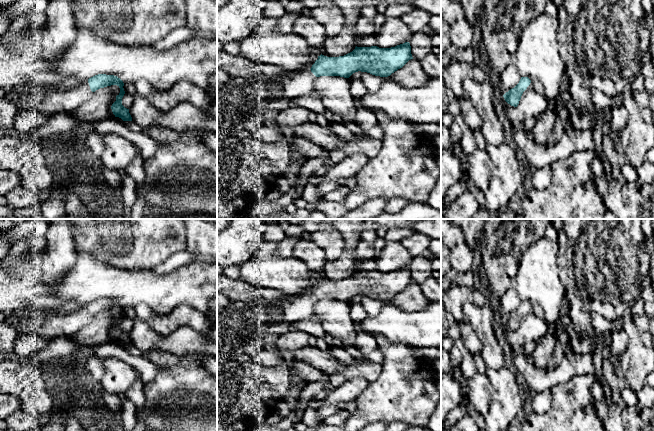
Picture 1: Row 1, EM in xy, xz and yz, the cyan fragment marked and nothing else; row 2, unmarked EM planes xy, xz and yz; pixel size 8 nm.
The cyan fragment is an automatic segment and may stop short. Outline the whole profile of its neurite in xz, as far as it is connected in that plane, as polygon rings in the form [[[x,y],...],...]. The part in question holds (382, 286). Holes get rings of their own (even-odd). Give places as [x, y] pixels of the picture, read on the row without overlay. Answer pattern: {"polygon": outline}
{"polygon": [[[409,266],[391,272],[355,271],[355,273],[339,281],[318,280],[310,294],[300,293],[285,299],[252,300],[249,302],[231,301],[227,306],[217,308],[217,363],[223,364],[244,352],[244,347],[255,338],[267,335],[282,335],[290,331],[292,323],[308,320],[313,315],[317,301],[340,300],[349,302],[353,297],[361,295],[375,300],[388,301],[413,283]]]}

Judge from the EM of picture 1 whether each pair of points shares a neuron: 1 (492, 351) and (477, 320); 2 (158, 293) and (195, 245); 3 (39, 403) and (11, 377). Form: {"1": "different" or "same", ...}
{"1": "same", "2": "different", "3": "same"}

